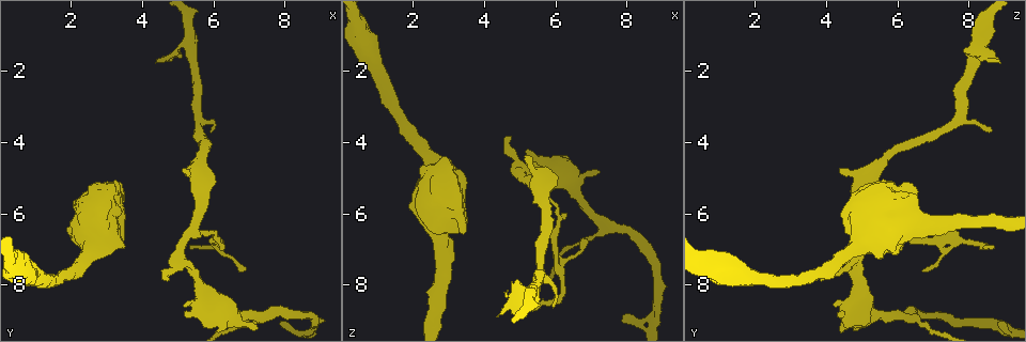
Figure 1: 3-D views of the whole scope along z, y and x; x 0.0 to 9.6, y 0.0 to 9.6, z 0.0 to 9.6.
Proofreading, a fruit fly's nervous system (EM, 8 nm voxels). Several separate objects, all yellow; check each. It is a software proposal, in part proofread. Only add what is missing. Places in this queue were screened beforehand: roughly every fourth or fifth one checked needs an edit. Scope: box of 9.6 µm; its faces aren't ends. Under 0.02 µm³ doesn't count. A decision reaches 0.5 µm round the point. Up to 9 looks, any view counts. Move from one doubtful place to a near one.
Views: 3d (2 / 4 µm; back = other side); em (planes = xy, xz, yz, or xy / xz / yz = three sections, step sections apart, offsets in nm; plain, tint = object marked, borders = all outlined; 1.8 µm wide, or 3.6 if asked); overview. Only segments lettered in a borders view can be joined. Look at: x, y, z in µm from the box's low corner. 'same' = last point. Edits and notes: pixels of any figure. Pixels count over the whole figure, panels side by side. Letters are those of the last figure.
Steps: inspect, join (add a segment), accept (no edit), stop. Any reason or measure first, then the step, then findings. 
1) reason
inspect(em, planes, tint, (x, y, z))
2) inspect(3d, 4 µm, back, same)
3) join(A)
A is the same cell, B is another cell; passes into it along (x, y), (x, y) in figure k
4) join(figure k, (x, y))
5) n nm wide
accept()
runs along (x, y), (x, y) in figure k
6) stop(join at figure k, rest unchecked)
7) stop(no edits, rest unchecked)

an open end
inspect(em, yz, step 4, tint, (5.35, 6.85, 8.65))

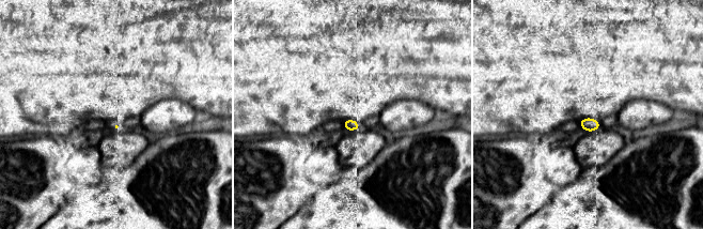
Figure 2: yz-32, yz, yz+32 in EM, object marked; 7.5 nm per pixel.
inspect(em, planes, tint, same)

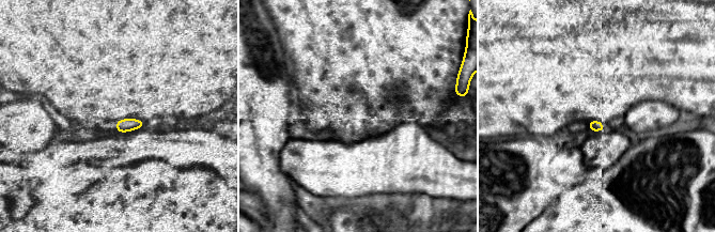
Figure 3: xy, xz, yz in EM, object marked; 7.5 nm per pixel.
inspect(em, planes, borders, same)

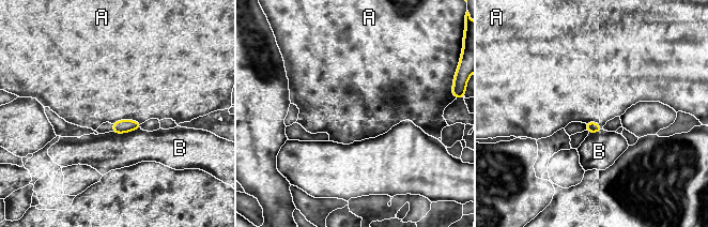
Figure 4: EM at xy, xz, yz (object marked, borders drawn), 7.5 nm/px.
accept()
A and B are other cells; border along (141, 122), (121, 119), (111, 123) in figure 4; none of them fits

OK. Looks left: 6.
three arms meet
inspect(em, planes, borders, (5.30, 7.45, 4.90))

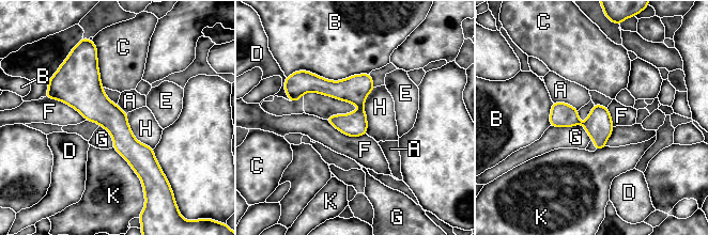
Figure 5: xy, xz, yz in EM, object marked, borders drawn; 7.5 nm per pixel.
accept()
A, B, C, D, E, F, G, H and K are other cells; border along (551, 125), (581, 125), (590, 140) in figure 5; none of them fits

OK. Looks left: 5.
branch stops here
inspect(3d, 4 µm, (2.45, 5.55, 6.45))

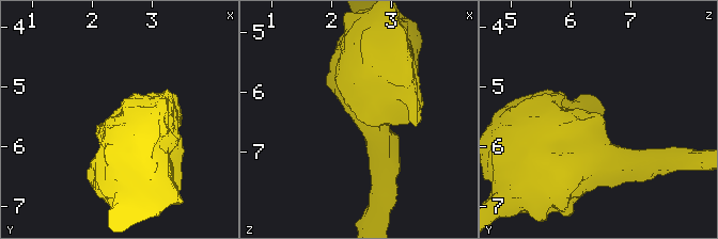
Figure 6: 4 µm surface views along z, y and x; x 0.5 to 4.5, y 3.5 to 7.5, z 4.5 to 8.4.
inspect(em, 3.6 µm, xy, step 16, tint, (2.40, 5.55, 6.40))

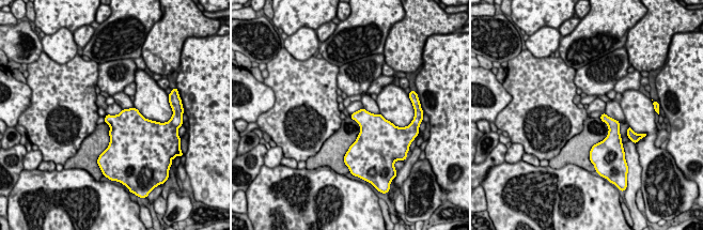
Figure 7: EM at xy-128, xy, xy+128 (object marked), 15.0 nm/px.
inspect(em, 3.6 µm, planes, borders, same)

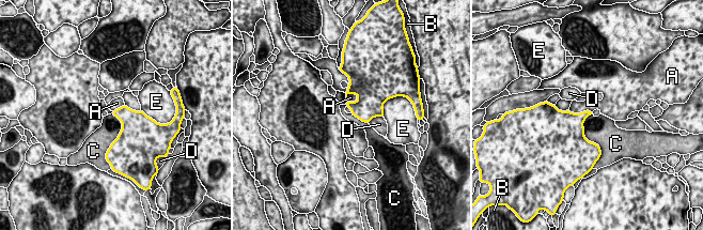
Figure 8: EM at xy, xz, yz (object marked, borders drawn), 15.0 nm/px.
accept()
A, B, C, D and E are other cells; border along (591, 113), (583, 136), (600, 148) in figure 8; no lettered segment goes on from it

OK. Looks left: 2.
stop(no edits, rest unchecked)

